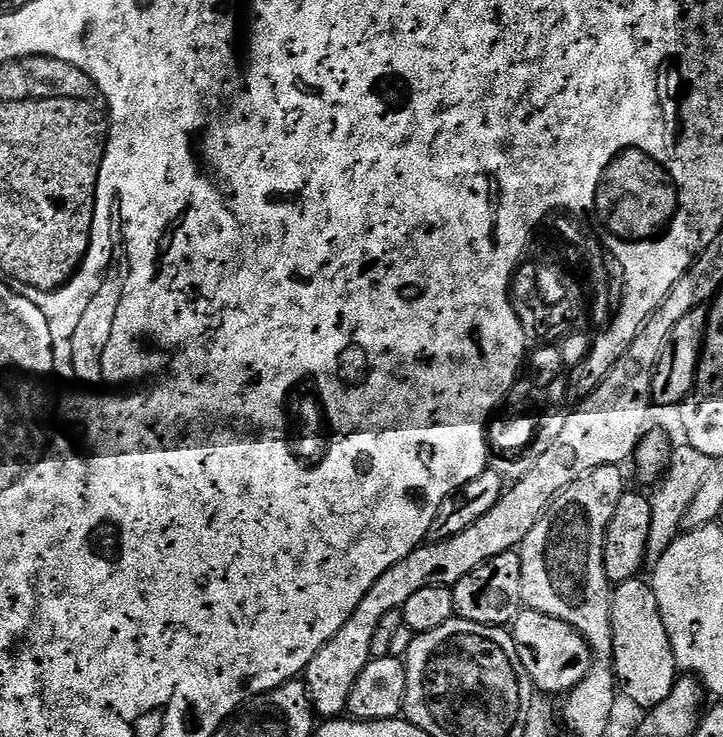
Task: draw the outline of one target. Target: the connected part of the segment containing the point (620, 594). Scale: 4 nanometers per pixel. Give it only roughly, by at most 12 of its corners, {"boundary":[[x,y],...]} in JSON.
{"boundary":[[651,583],[612,593],[618,688],[657,708],[678,679]]}

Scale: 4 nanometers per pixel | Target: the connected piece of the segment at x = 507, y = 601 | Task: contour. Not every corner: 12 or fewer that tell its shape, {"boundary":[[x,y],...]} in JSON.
{"boundary":[[498,554],[452,588],[456,616],[504,628],[522,611],[522,558]]}

